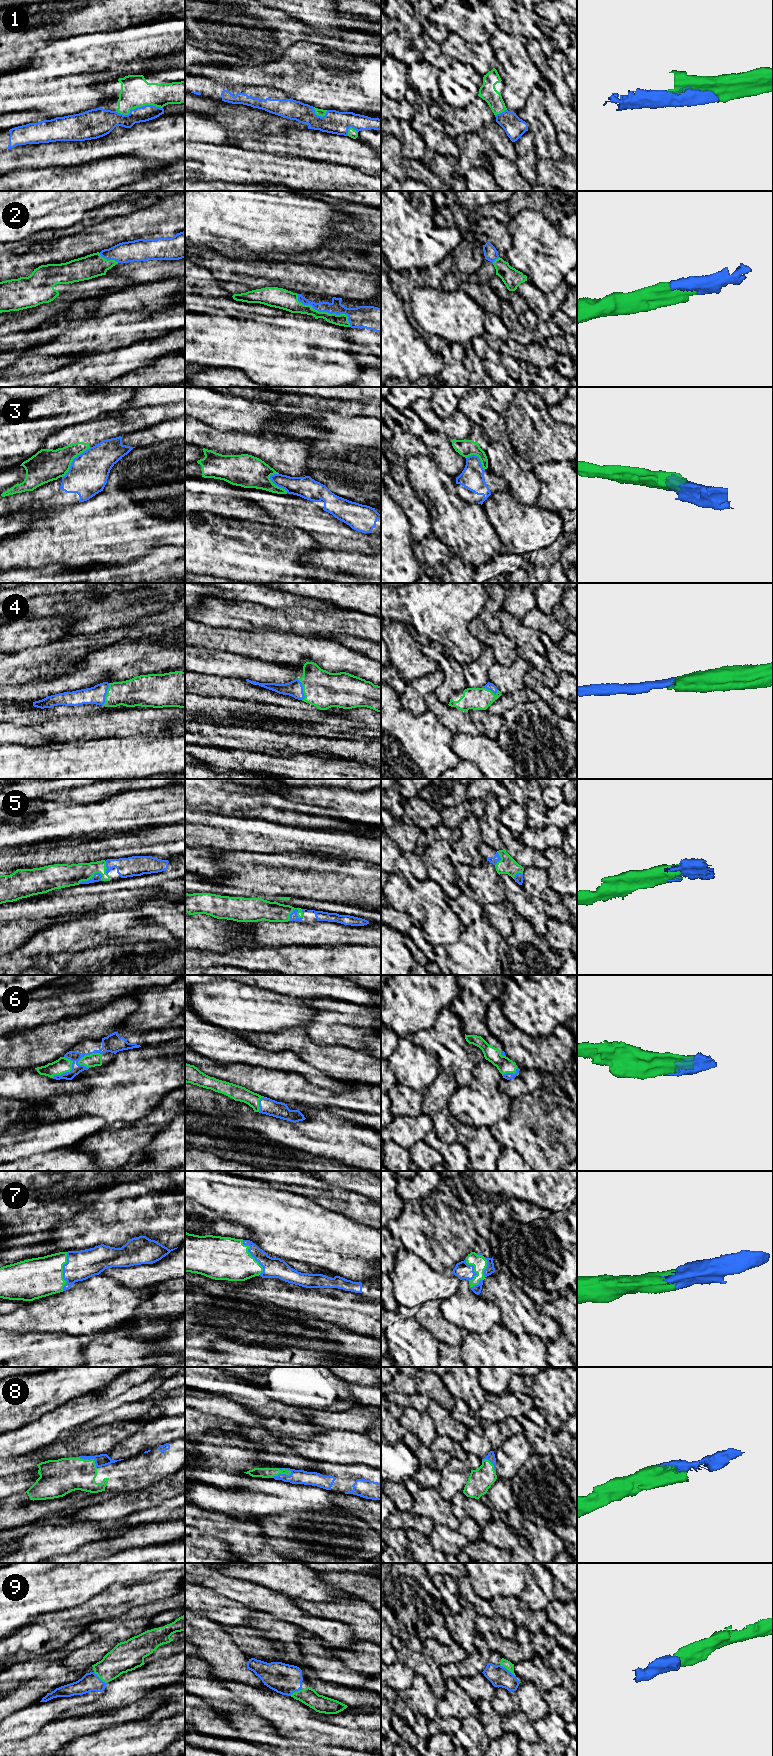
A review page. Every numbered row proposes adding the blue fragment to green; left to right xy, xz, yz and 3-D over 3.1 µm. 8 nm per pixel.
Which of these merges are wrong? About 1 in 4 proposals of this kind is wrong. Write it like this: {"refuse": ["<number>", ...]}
{"refuse": ["3"]}

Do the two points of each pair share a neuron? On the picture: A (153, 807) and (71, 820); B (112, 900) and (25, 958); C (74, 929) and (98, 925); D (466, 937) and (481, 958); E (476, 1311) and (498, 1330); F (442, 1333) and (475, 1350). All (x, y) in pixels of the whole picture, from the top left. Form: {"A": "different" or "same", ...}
{"A": "same", "B": "different", "C": "same", "D": "same", "E": "different", "F": "different"}

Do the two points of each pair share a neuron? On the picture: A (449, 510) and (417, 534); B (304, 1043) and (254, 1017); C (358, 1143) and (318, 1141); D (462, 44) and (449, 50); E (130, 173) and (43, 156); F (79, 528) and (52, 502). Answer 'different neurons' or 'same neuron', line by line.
A: different neurons
B: different neurons
C: same neuron
D: same neuron
E: different neurons
F: different neurons

